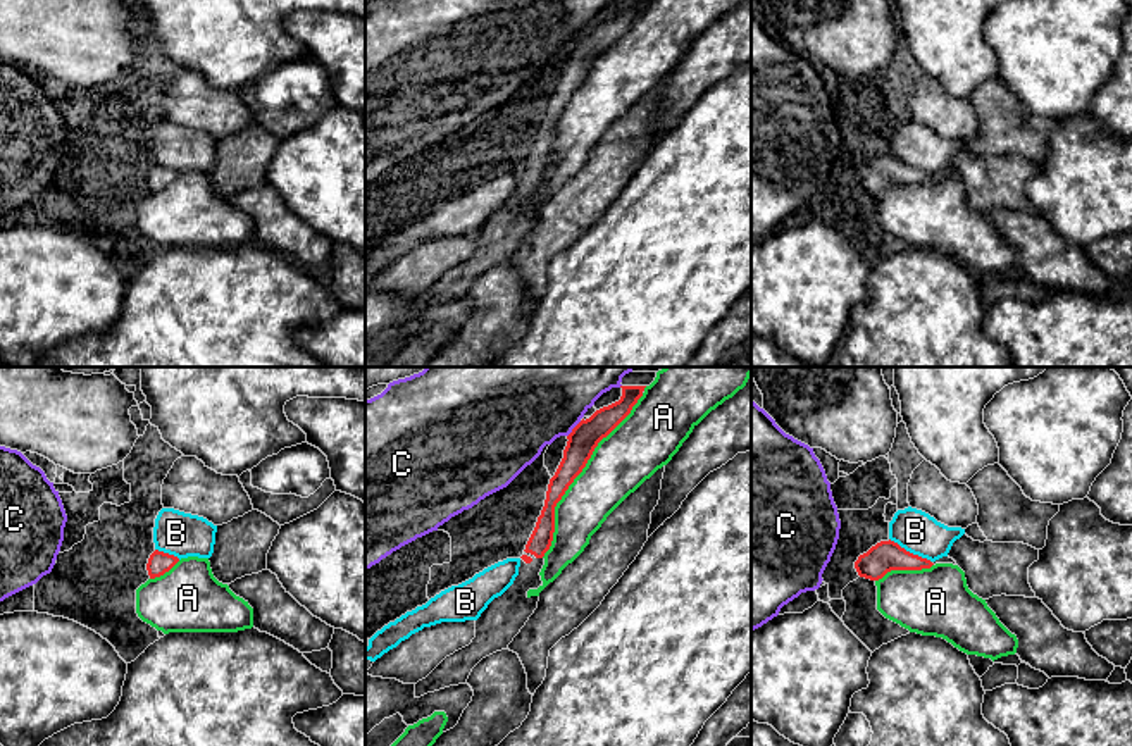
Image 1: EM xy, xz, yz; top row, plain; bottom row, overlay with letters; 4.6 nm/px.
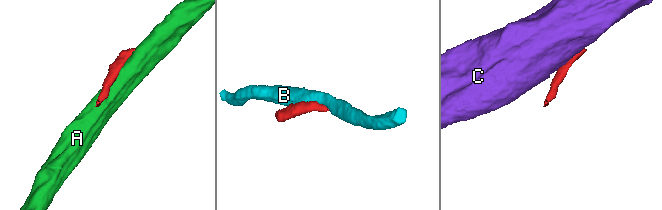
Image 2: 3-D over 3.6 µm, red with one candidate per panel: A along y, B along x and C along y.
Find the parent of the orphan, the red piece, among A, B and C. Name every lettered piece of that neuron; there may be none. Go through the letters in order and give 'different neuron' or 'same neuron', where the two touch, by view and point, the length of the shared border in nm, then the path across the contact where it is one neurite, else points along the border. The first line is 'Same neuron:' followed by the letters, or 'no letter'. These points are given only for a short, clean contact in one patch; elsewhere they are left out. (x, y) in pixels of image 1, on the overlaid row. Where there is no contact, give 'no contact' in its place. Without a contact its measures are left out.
Same neuron: no letter
A: different neuron | xz (578, 474) | 900 nm
B: different neuron | yz (908, 552) | 240 nm
C: different neuron | xz (572, 429) | 100 nm

